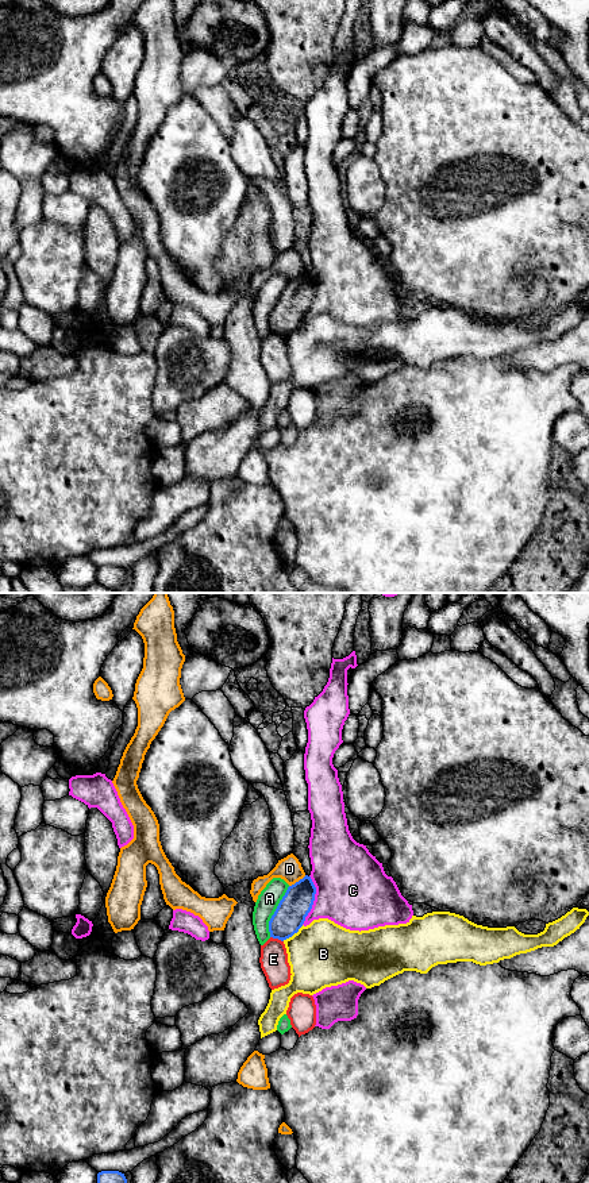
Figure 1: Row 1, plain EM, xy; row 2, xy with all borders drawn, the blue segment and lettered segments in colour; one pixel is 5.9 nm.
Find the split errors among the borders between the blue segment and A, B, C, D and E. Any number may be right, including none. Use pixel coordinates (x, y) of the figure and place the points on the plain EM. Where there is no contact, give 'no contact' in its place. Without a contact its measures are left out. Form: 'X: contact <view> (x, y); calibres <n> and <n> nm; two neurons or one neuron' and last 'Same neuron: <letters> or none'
A: contact xy (274, 307); calibres 190 and 130 nm; two neurons
B: contact xy (292, 330); calibres 190 and 400 nm; two neurons
C: contact xy (314, 295); calibres 190 and 440 nm; two neurons
D: contact xy (299, 276); calibres 190 and 150 nm; two neurons
E: contact xy (277, 332); calibres 190 and 160 nm; two neurons
Same neuron: none

